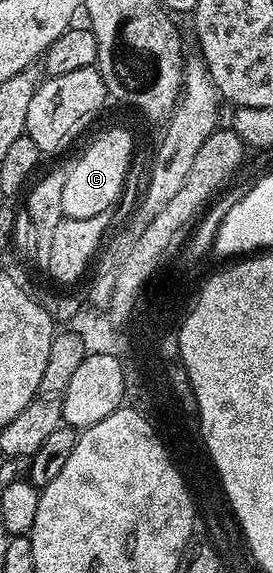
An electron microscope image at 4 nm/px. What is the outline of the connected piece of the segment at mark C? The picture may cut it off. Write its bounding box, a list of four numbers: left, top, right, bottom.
[61,127,135,217]

